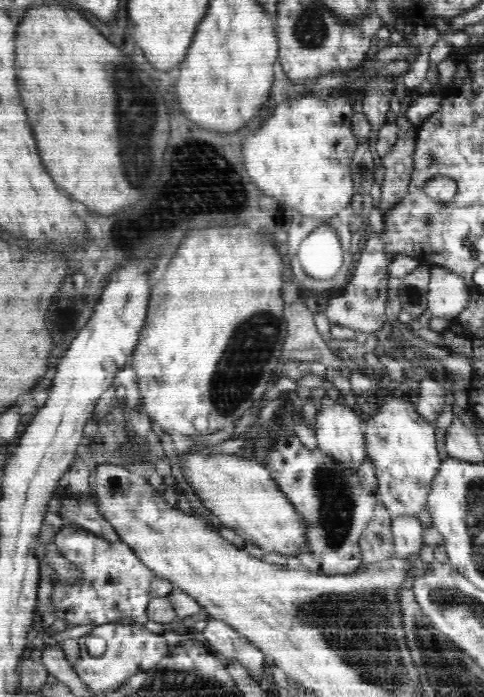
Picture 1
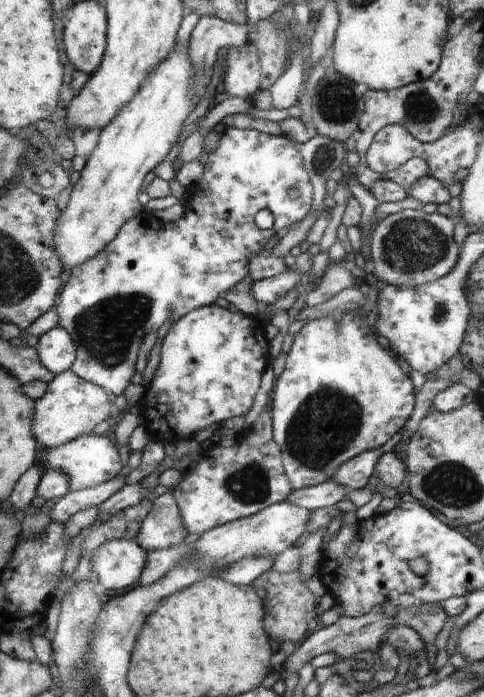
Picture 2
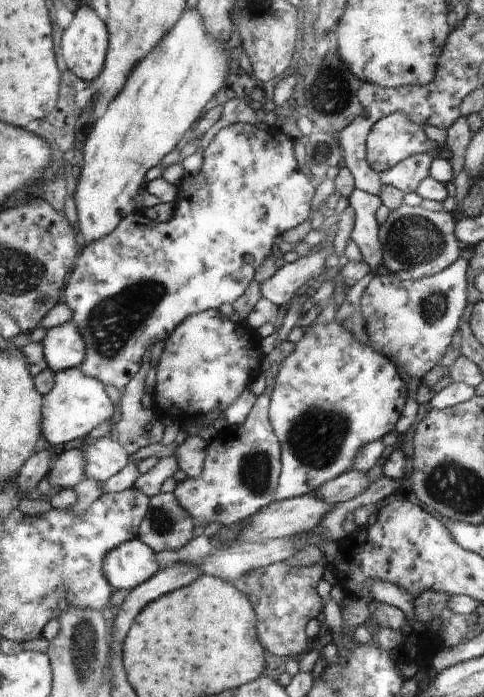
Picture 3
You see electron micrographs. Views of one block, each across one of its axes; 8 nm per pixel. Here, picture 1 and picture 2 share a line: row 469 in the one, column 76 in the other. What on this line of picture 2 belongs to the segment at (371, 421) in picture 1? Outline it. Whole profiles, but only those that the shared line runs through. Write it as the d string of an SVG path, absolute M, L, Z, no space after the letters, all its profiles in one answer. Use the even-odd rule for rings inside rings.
M68 370L61 375L55 374L52 382L48 383L44 396L38 398L36 404L36 411L33 416L33 435L38 439L38 444L42 444L46 448L54 448L54 446L62 446L84 436L92 433L96 428L98 422L102 422L110 412L110 402L106 398L106 392L103 388L90 381L82 380L82 377L76 376L74 372Z

